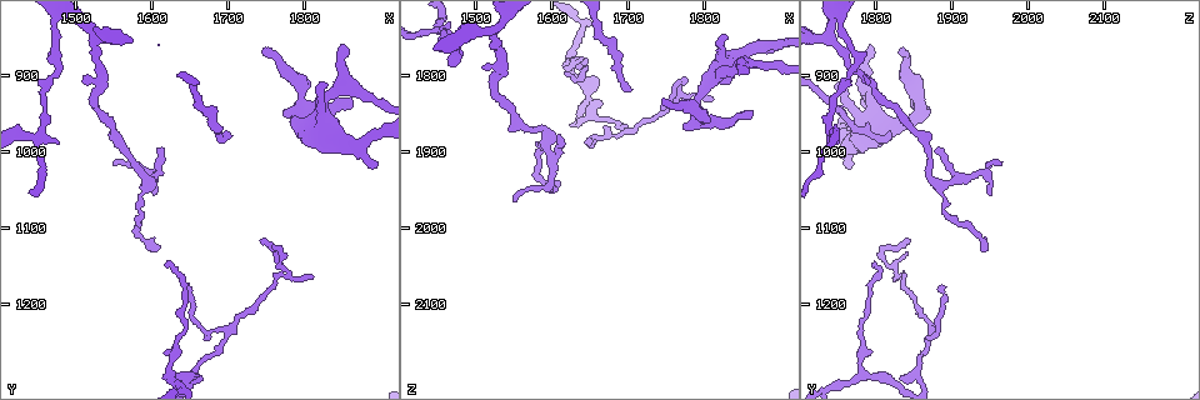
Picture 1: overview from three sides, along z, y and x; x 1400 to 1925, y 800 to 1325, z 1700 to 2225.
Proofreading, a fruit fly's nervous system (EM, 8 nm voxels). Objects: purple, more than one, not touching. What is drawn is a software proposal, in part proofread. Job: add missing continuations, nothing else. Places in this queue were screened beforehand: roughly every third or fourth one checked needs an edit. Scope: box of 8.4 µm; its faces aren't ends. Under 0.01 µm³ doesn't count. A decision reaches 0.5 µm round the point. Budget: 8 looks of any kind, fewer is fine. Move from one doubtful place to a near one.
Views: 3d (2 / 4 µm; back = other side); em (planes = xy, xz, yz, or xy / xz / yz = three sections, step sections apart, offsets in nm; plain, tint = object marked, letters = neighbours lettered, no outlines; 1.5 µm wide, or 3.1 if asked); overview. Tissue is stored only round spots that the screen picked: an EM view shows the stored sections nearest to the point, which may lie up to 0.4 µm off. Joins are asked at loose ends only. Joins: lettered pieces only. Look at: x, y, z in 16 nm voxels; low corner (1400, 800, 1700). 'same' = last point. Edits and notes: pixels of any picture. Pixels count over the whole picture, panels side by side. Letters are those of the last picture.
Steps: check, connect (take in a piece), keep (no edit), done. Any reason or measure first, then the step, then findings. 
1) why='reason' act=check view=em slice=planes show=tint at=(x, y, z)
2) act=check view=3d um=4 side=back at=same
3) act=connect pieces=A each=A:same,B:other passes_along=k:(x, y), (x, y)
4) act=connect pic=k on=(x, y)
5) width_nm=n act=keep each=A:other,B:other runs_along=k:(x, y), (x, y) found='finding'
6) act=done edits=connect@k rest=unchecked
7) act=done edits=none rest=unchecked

why='free end' act=check view=3d um=4 at=(1830, 910, 1750)

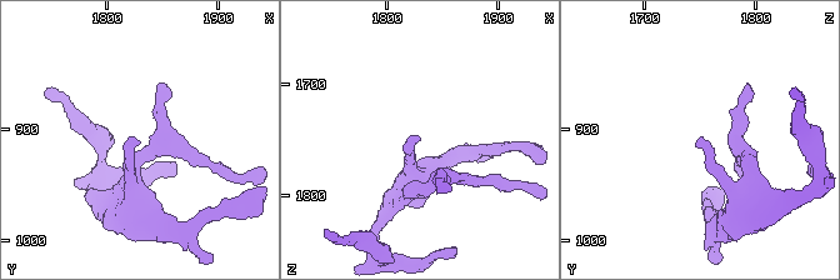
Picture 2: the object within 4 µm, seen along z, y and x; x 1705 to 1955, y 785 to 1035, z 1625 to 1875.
act=check view=em slice=planes show=letters at=(1830, 918, 1746)

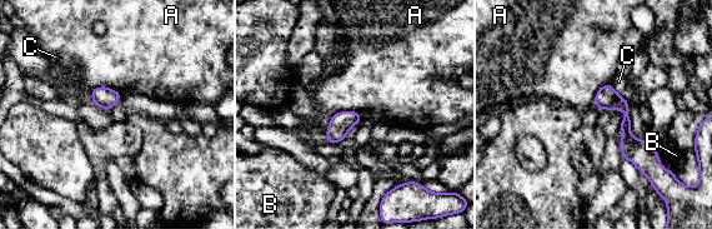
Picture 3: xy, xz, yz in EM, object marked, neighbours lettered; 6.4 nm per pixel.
width_nm=130 act=keep each=A:other,B:other,C:other border=3:(90, 91), (109, 86), (121, 93) found='none of them fits'

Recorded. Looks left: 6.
why='free end' act=check view=3d um=4 at=(1745, 865, 1835)

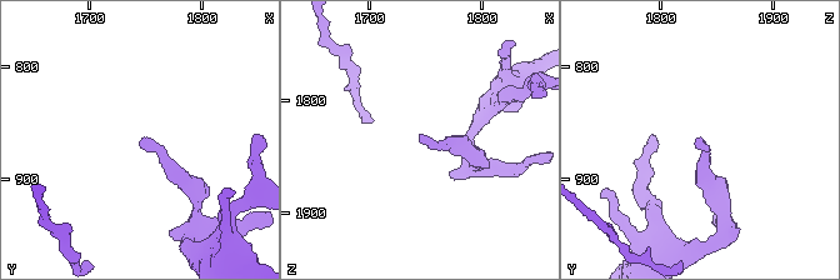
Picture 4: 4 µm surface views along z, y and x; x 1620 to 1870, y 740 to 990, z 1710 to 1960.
why='now the EM' act=check view=em slice=planes show=letters at=(1746, 866, 1830)

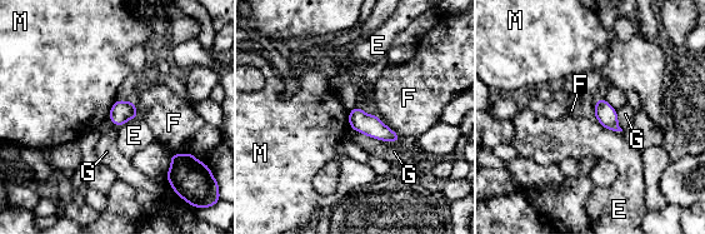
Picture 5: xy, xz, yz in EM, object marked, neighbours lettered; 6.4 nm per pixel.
act=keep each=E:other,F:other,G:other,M:other border=5:(116, 100), (108, 116) found='none of them fits'

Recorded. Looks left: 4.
why='thin end' act=check view=em slice=yz step=4 show=letters at=(1650, 1180, 1885)

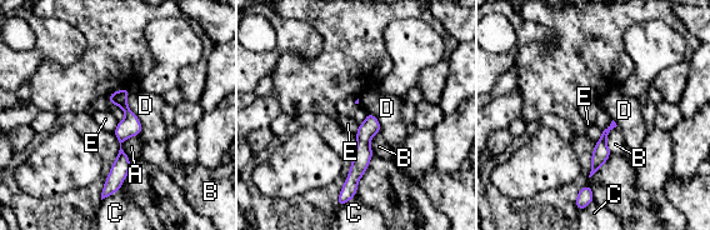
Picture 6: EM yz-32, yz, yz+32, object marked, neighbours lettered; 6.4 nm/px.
act=check view=em slice=planes show=letters at=same

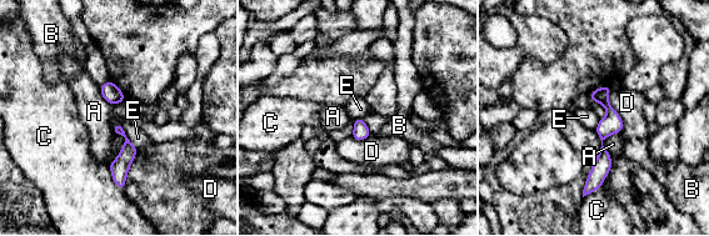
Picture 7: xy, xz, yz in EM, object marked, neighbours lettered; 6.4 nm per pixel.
act=keep each=A:other,B:other,C:other,D:other,E:other runs_along=7:(603, 90), (610, 110), (602, 137), (604, 169) found='none of them fits'

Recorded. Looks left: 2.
act=done edits=none rest=unchecked

